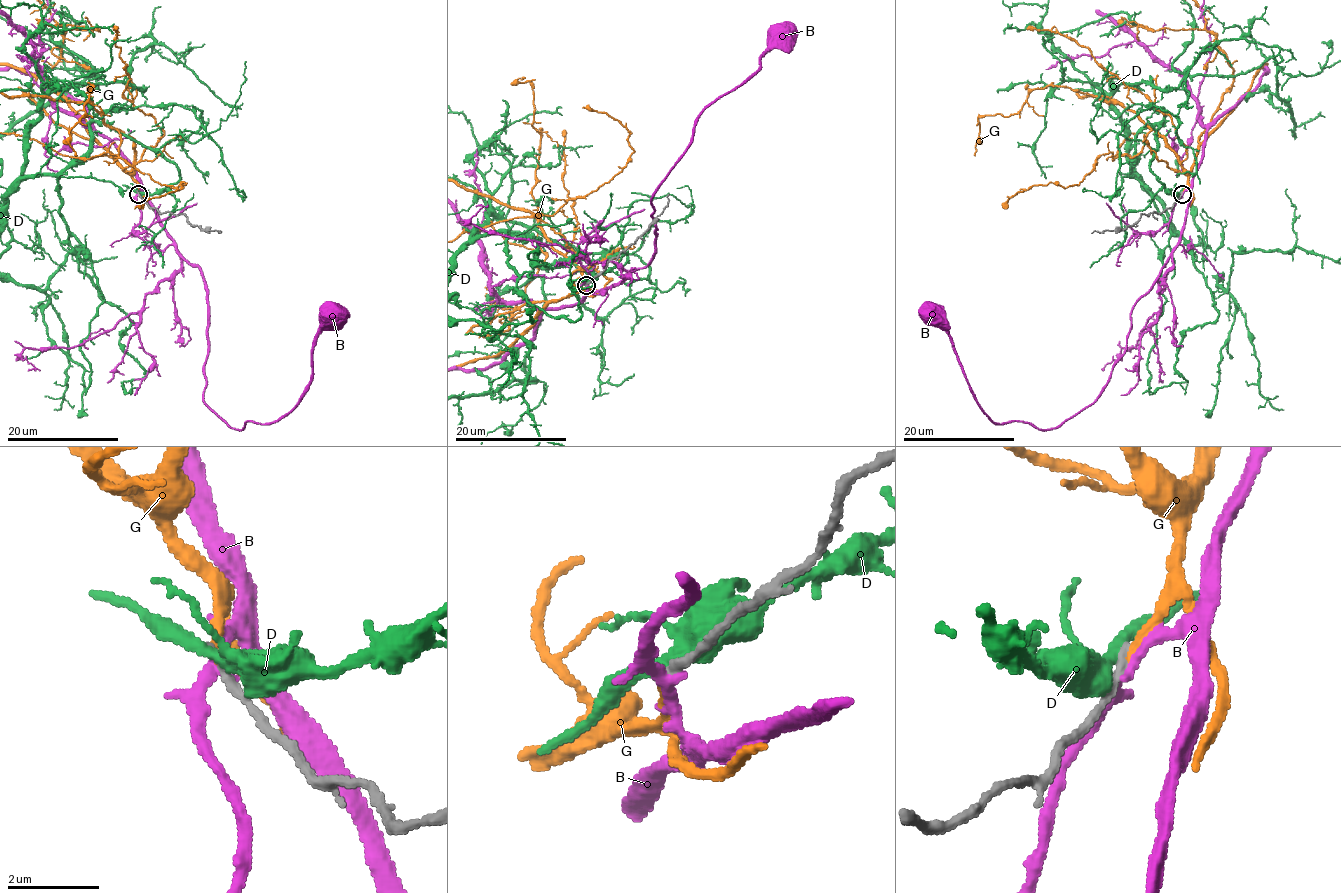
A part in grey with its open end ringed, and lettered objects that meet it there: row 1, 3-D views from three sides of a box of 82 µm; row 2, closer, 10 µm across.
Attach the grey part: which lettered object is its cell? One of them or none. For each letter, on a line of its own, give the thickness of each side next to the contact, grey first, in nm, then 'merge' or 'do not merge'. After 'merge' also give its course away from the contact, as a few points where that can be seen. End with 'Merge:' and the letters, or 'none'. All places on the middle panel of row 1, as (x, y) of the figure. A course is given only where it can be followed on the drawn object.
B: 200/190 nm | merge | via (586, 285), (590, 293), (608, 288), (651, 261), (652, 197), (690, 145), (697, 117), (785, 36)
D: 200/320 nm | do not merge
G: 180/200 nm | do not merge
Merge: B

